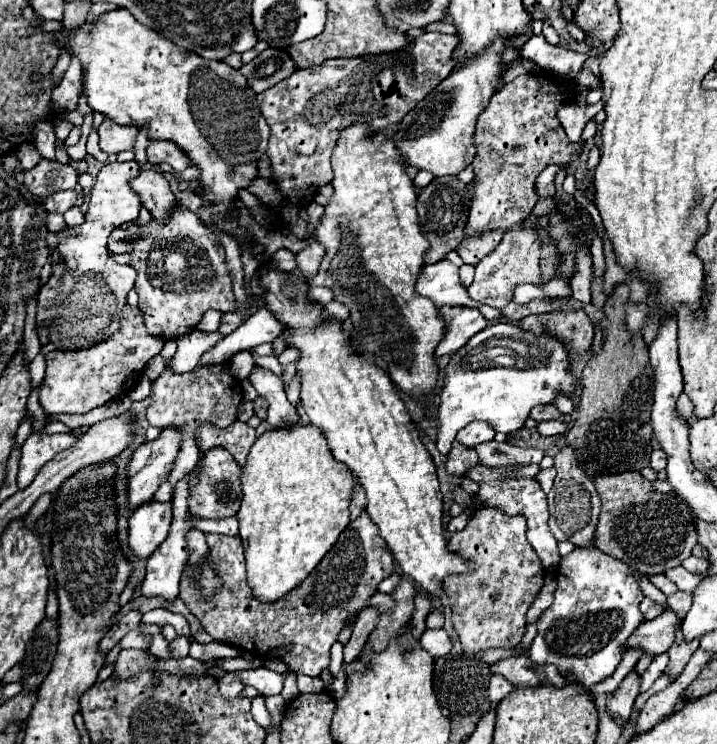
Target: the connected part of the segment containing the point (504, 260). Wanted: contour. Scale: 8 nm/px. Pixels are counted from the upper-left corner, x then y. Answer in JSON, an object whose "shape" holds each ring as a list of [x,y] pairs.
{"shape":[[[530,214],[522,226],[510,228],[504,234],[502,244],[488,254],[486,258],[482,258],[476,266],[476,274],[474,274],[474,282],[468,288],[468,296],[474,302],[492,306],[492,308],[504,308],[514,294],[514,288],[518,284],[536,284],[542,286],[542,276],[540,276],[540,240],[536,238],[538,234],[538,224],[534,222],[538,216]]]}

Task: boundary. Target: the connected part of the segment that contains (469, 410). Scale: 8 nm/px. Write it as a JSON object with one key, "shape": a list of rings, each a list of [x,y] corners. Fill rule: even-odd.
{"shape":[[[498,322],[492,326],[486,326],[482,332],[470,338],[466,346],[462,346],[446,366],[446,380],[444,388],[440,392],[440,424],[438,424],[438,450],[440,454],[448,454],[452,448],[452,442],[466,424],[474,420],[486,420],[490,422],[498,432],[518,432],[526,418],[530,416],[530,410],[538,404],[554,404],[556,394],[564,394],[566,398],[574,398],[578,394],[580,382],[572,372],[572,362],[570,362],[570,352],[564,342],[558,342],[554,336],[548,334],[534,334],[528,330],[522,330],[520,326],[512,322]],[[532,358],[540,358],[540,364],[534,366]]]}

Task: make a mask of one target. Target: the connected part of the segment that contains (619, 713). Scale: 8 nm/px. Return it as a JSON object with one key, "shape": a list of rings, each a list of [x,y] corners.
{"shape":[[[636,670],[628,672],[626,678],[620,682],[620,686],[614,690],[612,698],[606,702],[606,712],[612,720],[620,718],[624,724],[622,728],[628,724],[630,720],[630,714],[632,714],[632,706],[634,706],[634,700],[638,698],[640,694],[640,674]]]}

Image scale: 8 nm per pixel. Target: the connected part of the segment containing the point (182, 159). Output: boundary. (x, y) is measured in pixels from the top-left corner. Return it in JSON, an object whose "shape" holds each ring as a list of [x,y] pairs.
{"shape":[[[158,140],[158,142],[152,142],[148,148],[148,162],[150,164],[160,164],[160,162],[166,162],[170,164],[176,172],[184,170],[190,166],[190,160],[186,158],[186,154],[182,150],[178,150],[178,146],[166,142],[166,140]]]}

